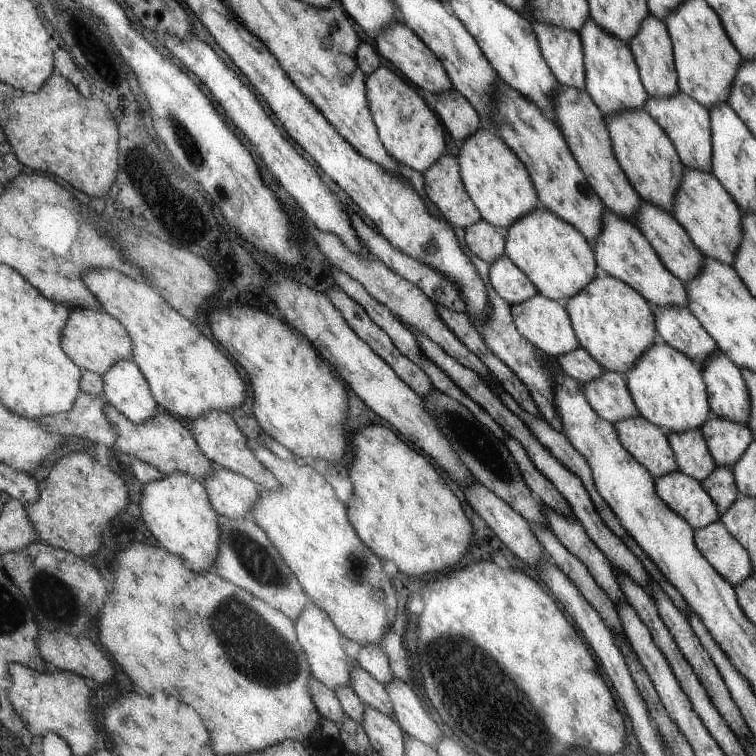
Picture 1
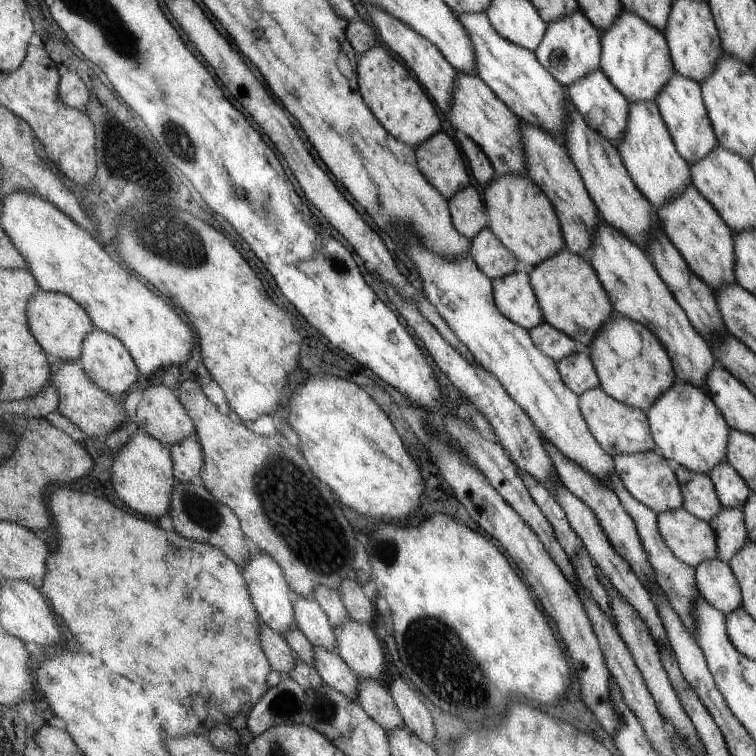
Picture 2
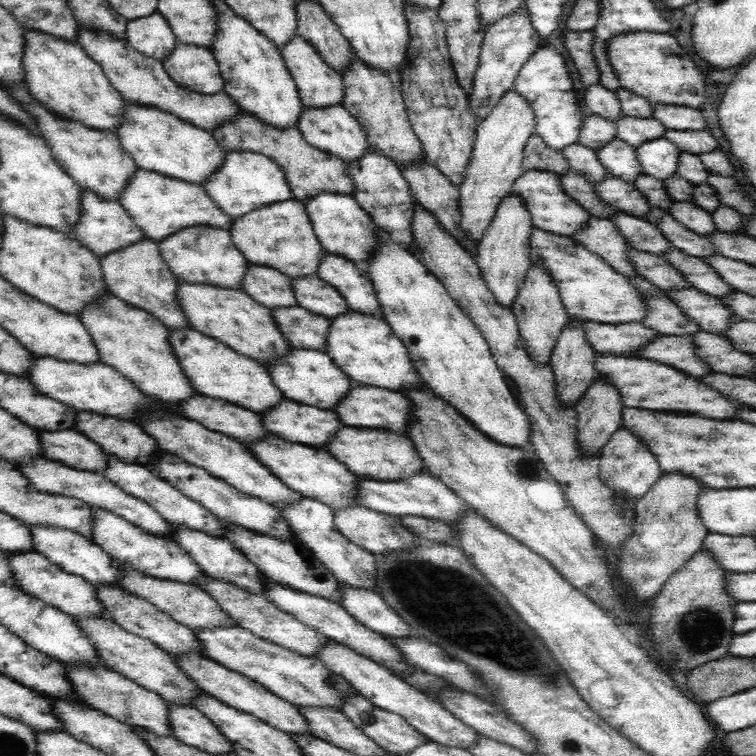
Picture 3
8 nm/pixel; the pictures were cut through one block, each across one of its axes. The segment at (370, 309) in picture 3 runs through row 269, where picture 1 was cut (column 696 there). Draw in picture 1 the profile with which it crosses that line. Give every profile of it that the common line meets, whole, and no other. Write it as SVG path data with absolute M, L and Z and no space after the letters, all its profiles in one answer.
M657 307L656 328L660 331L662 342L668 343L668 346L682 354L687 354L701 369L704 360L710 354L718 352L715 339L704 330L703 323L688 307Z

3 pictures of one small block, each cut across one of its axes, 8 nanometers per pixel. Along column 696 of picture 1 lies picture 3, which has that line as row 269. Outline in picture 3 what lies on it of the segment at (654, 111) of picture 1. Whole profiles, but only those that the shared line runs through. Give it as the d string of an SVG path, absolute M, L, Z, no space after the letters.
M142 238L120 250L111 251L110 254L99 255L98 261L102 267L102 280L113 295L156 316L166 326L168 332L176 328L191 327L175 304L174 292L180 280L175 278L162 259L158 242Z

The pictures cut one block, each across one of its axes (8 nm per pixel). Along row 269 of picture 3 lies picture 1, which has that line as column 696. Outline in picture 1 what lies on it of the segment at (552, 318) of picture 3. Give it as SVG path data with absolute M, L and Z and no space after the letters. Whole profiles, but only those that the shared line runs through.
M722 521L694 529L696 546L728 582L742 584L746 578L754 576L747 547L727 530Z

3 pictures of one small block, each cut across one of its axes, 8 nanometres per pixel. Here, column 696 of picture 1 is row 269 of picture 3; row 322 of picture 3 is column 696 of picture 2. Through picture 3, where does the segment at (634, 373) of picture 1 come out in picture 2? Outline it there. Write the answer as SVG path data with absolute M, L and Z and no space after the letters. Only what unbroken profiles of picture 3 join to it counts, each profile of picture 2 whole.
M678 380L656 398L647 416L658 451L672 463L678 462L694 472L707 474L726 459L731 428L703 388Z

